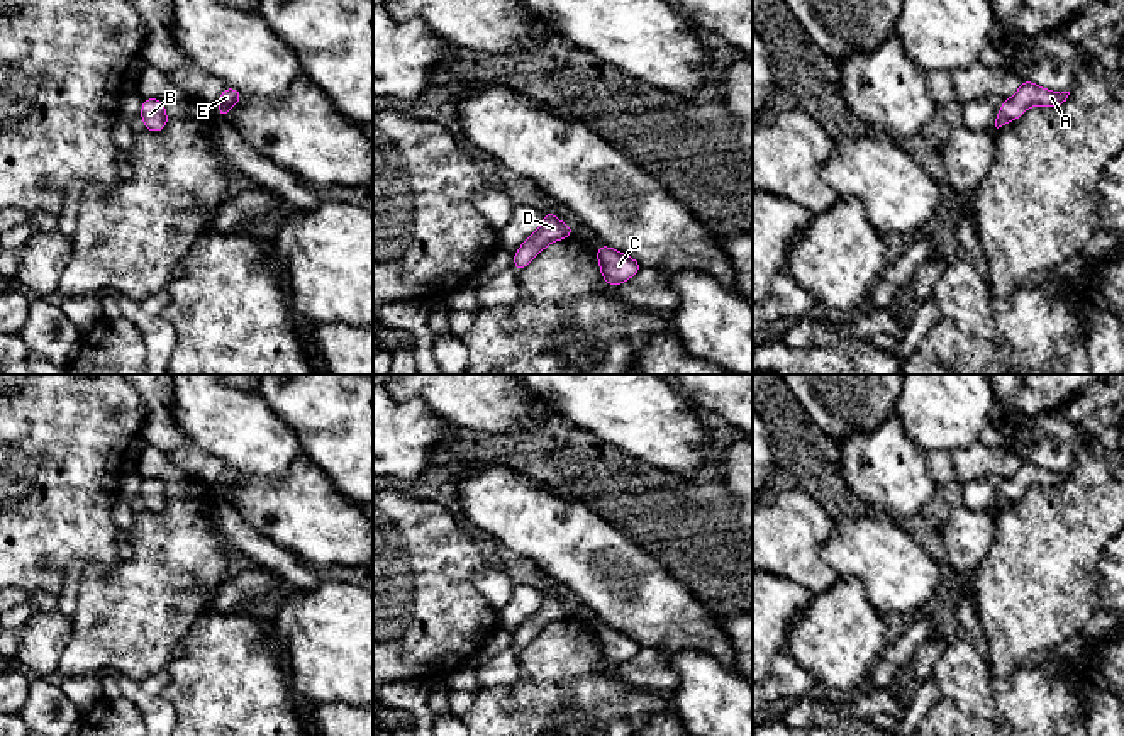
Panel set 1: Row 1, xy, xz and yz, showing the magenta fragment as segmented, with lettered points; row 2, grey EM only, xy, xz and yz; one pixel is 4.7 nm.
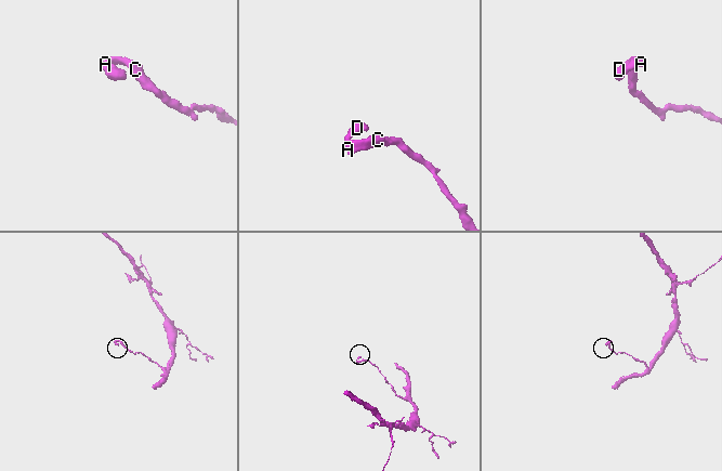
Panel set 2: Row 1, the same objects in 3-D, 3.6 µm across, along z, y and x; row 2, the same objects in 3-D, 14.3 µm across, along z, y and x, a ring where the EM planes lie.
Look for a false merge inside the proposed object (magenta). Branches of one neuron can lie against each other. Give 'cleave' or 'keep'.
keep

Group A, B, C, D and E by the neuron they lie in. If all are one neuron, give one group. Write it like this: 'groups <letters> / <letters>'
groups A B C D E

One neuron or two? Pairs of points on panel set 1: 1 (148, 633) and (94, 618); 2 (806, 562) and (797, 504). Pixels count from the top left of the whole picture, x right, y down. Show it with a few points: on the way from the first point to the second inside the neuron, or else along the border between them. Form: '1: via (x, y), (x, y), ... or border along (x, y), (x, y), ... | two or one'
1: via (134, 621), (107, 618) | one
2: via (797, 548), (797, 518) | one

